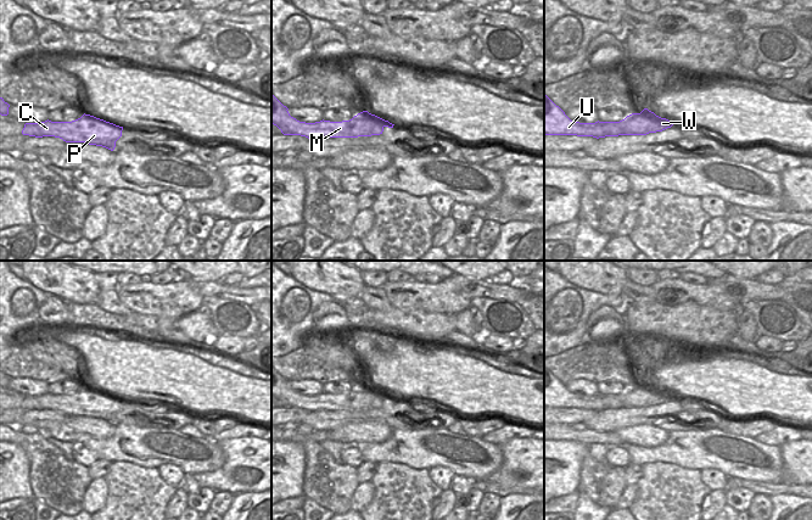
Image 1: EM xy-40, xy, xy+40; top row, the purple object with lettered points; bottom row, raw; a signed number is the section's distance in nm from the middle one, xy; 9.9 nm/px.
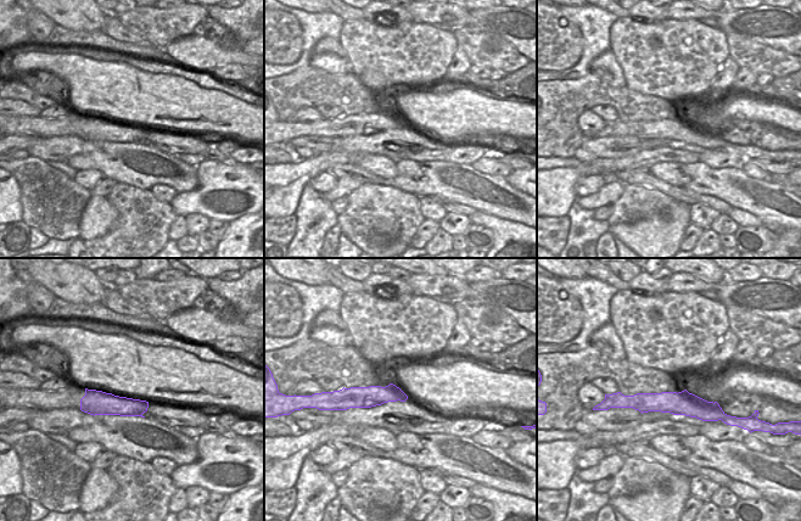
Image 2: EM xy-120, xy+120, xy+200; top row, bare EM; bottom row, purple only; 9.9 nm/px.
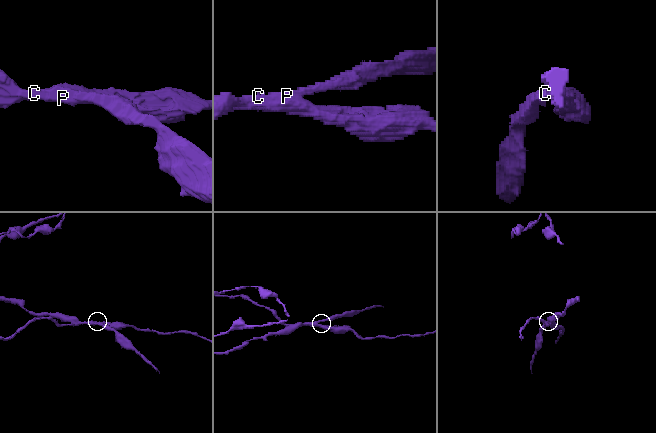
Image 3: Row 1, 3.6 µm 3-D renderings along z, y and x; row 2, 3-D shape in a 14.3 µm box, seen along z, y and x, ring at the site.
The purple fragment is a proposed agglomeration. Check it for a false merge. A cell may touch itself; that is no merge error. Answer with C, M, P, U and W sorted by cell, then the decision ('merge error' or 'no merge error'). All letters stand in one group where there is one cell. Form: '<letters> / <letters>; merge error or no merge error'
C M P U / W; merge error

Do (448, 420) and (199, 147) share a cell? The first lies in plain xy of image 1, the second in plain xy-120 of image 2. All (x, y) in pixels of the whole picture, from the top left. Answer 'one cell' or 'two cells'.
one cell

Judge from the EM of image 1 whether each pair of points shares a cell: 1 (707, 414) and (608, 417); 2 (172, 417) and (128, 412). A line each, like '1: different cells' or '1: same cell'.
1: same cell
2: same cell

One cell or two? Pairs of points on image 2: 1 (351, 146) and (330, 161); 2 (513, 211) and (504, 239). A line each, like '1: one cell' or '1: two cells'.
1: two cells
2: two cells

